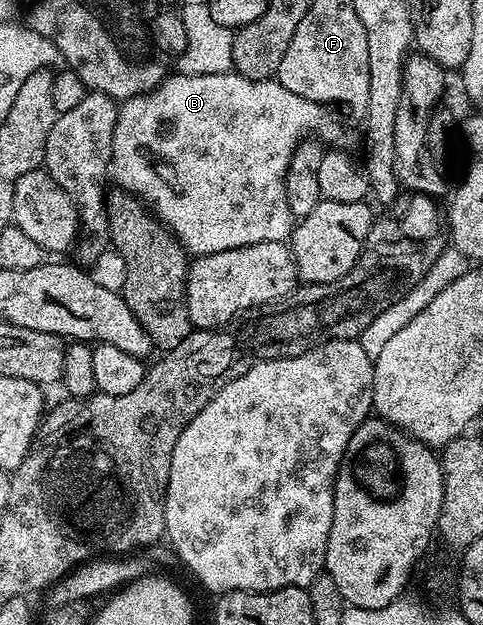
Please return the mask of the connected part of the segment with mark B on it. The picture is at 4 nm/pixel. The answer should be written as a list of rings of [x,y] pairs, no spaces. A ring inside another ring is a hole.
[[[229,70],[224,73],[200,74],[199,76],[170,74],[154,89],[153,92],[145,92],[143,96],[133,96],[118,108],[118,120],[115,123],[115,134],[112,138],[111,160],[109,167],[109,179],[115,180],[121,191],[137,196],[143,204],[147,205],[151,212],[170,229],[170,233],[182,243],[183,248],[191,257],[197,258],[216,254],[220,250],[232,250],[243,248],[256,242],[272,242],[276,238],[274,232],[274,216],[282,224],[289,225],[292,217],[286,211],[286,191],[284,180],[288,170],[288,162],[292,162],[292,154],[296,146],[302,140],[317,138],[323,142],[338,146],[342,140],[342,124],[333,116],[331,109],[325,104],[316,104],[308,98],[300,98],[300,94],[292,94],[277,79],[249,80]]]

